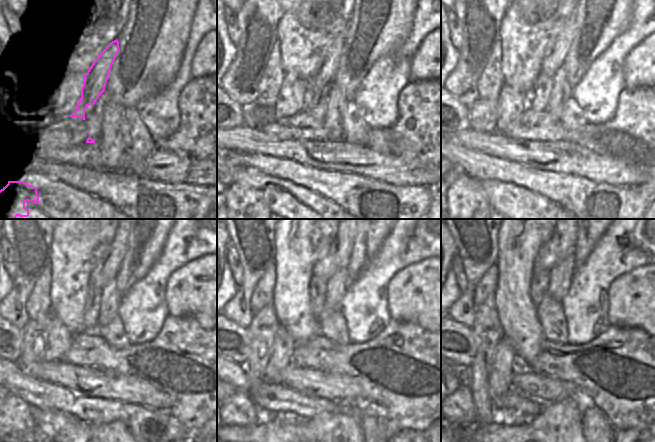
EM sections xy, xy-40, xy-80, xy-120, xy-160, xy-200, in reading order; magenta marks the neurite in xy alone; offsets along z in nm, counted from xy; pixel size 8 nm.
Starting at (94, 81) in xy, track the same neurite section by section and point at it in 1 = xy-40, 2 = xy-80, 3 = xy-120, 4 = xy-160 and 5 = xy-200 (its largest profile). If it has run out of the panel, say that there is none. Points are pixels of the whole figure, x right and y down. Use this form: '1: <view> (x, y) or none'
1: xy-40 (322, 78)
2: xy-80 (555, 53)
3: xy-120 (102, 274)
4: xy-160 (325, 272)
5: xy-200 (536, 267)

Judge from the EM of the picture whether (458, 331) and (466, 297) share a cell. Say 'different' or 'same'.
different

